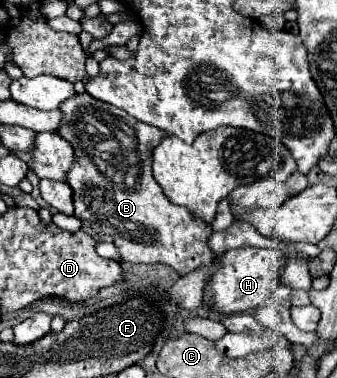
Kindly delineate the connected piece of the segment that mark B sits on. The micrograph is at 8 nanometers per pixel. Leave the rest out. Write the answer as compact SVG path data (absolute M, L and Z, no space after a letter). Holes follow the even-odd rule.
M76 94L60 104L62 112L62 124L56 130L70 146L74 148L74 164L66 172L66 182L72 188L74 196L74 216L80 220L88 220L94 224L100 224L100 230L112 236L116 248L120 250L122 262L146 262L146 264L168 264L174 268L180 276L186 276L198 268L210 266L214 262L214 254L208 246L208 238L212 234L212 226L204 222L202 218L196 218L190 210L174 206L164 194L158 182L152 176L152 150L162 142L166 136L162 130L148 126L144 122L138 122L130 118L126 112L122 112L116 106L110 106L106 102L100 102L92 98L90 94ZM82 110L108 110L110 114L124 120L128 126L134 128L136 140L138 140L138 176L134 180L126 178L108 178L98 170L98 166L92 162L92 158L80 148L80 136L74 132L74 122L82 118Z

